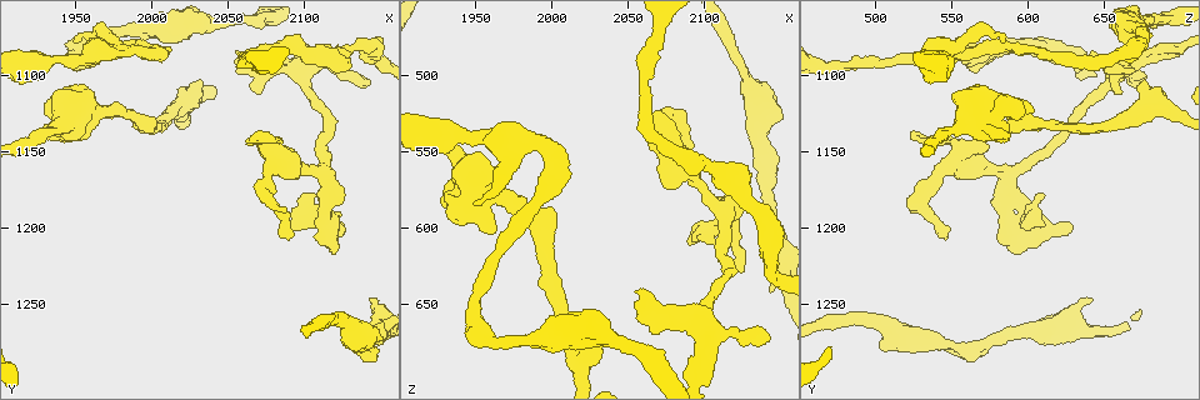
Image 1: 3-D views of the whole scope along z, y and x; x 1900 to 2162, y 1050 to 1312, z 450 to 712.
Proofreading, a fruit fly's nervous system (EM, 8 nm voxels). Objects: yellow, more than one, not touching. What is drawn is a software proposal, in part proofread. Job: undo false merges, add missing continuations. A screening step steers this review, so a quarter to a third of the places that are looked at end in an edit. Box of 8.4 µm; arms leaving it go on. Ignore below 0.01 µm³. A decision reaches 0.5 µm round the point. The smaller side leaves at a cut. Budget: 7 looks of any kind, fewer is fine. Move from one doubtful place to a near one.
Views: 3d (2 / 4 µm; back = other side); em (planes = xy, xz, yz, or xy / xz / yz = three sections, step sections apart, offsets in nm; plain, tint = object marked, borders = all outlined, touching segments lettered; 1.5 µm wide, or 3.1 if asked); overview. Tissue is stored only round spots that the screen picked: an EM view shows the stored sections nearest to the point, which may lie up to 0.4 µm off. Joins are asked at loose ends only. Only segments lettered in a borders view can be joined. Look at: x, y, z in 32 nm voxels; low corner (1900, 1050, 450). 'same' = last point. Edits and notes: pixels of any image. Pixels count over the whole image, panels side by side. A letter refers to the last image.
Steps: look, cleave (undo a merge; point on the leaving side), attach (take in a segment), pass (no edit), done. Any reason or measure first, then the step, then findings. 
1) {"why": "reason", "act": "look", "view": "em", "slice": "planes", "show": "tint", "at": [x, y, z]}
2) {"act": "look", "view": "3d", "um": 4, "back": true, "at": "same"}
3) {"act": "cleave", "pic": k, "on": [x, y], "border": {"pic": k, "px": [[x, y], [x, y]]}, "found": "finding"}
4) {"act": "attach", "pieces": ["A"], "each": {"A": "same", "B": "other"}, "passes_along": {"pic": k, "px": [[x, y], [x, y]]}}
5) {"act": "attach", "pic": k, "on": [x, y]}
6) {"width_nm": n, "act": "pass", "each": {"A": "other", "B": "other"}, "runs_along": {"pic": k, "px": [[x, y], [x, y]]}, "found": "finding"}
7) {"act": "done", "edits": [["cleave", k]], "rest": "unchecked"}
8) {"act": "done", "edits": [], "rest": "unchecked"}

{"act": "look", "view": "3d", "um": 2, "at": [2144, 1106, 674]}

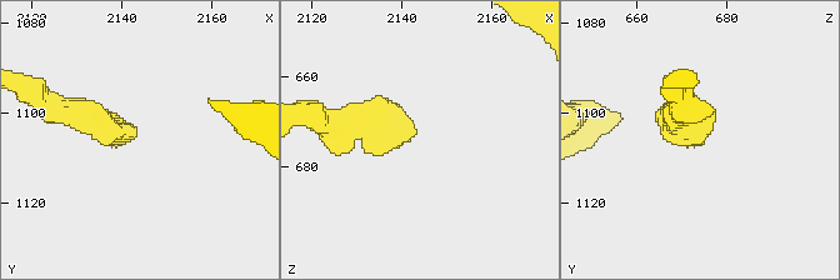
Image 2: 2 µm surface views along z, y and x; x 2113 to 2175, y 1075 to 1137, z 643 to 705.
{"why": "need the tissue", "act": "look", "view": "em", "slice": "xy", "step": 4, "show": "tint", "at": [2144, 1105, 672]}

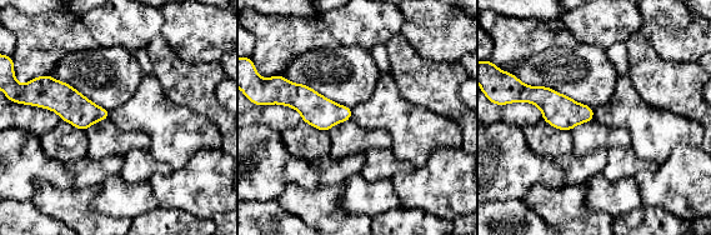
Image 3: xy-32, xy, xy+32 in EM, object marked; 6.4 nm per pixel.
{"act": "look", "view": "em", "slice": "planes", "show": "borders", "at": "same"}

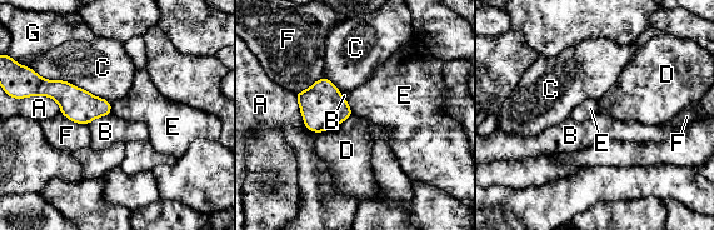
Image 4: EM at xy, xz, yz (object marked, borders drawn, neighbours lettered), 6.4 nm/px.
{"width_nm": 150, "act": "pass", "each": {"A": "other", "B": "other", "C": "other", "D": "other", "E": "other", "F": "other", "G": "other"}, "border": {"pic": 4, "px": [[345, 99], [353, 114]]}, "found": "no lettered segment goes on from it"}

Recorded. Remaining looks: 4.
{"why": "branch stops here", "act": "look", "view": "3d", "um": 2, "back": true, "at": [2030, 1104, 678]}

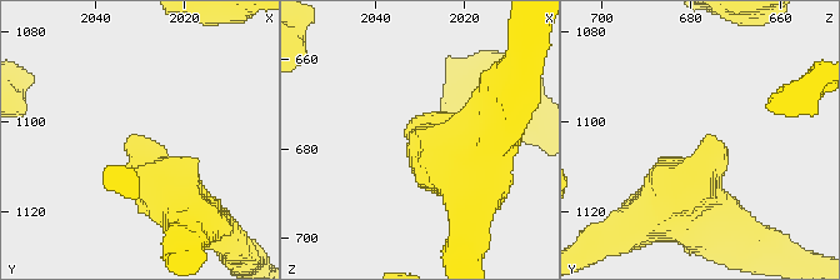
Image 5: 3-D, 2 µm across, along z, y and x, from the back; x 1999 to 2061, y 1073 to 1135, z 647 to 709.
{"act": "look", "view": "em", "slice": "yz", "step": 4, "show": "tint", "at": [2031, 1103, 677]}

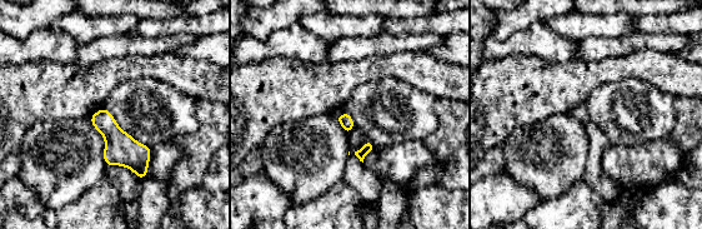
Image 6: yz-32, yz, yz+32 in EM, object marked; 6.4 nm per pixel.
{"act": "look", "view": "em", "slice": "planes", "show": "borders", "at": "same"}

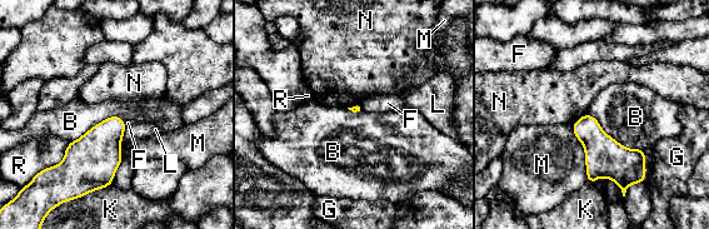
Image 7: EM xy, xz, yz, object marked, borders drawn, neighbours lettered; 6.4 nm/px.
{"act": "pass", "each": {"B": "other", "F": "other", "G": "other", "K": "other", "L": "other", "M": "other", "N": "other", "R": "other"}, "border": {"pic": 7, "px": [[588, 113], [619, 143], [643, 149]]}, "found": "no lettered segment goes on from it"}

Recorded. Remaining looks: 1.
{"act": "done", "edits": [], "rest": "unchecked"}

